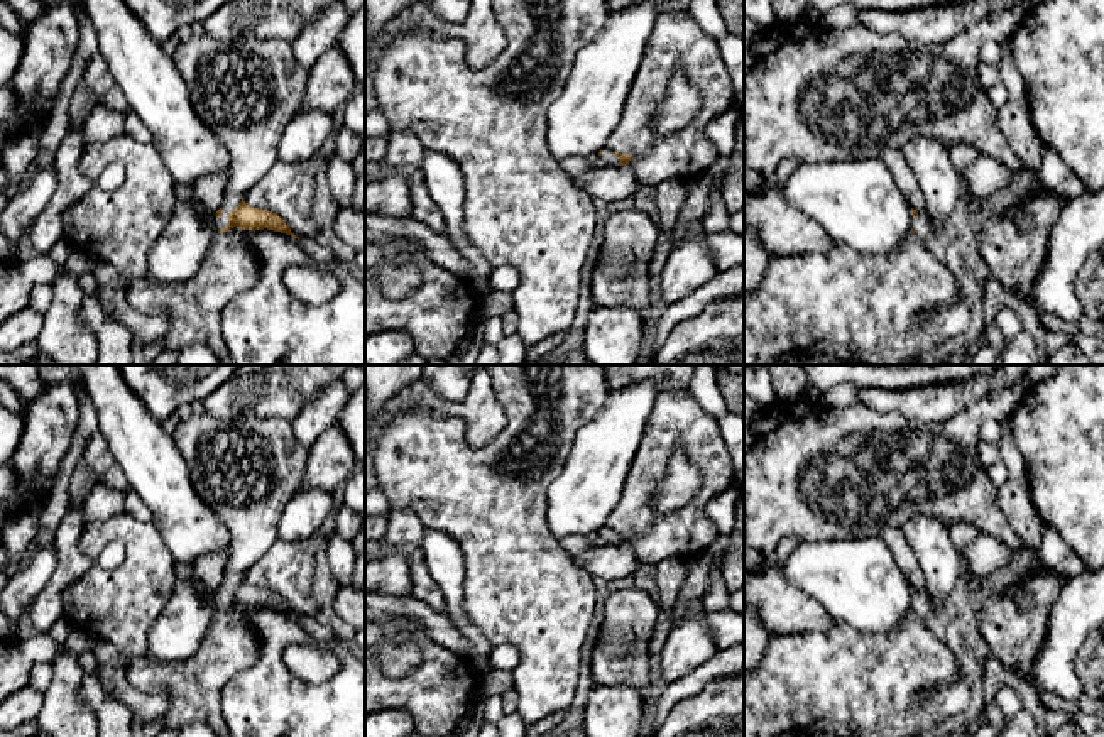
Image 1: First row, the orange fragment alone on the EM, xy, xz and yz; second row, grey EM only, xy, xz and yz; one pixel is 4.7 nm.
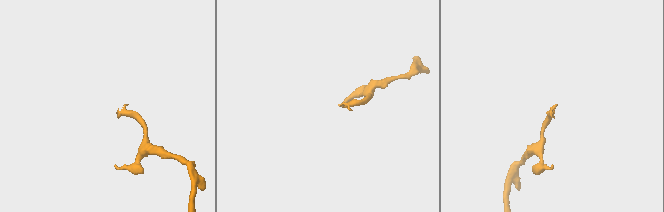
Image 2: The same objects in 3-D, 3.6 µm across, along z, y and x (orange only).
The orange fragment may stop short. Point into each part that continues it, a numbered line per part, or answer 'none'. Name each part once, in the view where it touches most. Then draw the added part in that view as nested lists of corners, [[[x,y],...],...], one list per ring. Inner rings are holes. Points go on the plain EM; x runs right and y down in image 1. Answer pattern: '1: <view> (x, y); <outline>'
1: yz (893, 538); [[[886,526],[879,531],[877,536],[893,553],[894,561],[898,563],[910,585],[918,592],[923,592],[925,576],[903,531],[899,527]]]

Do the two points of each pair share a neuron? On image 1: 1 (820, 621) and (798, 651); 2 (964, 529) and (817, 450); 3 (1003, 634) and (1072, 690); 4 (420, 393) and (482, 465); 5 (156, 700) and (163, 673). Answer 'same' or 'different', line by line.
1: different
2: different
3: different
4: different
5: different

